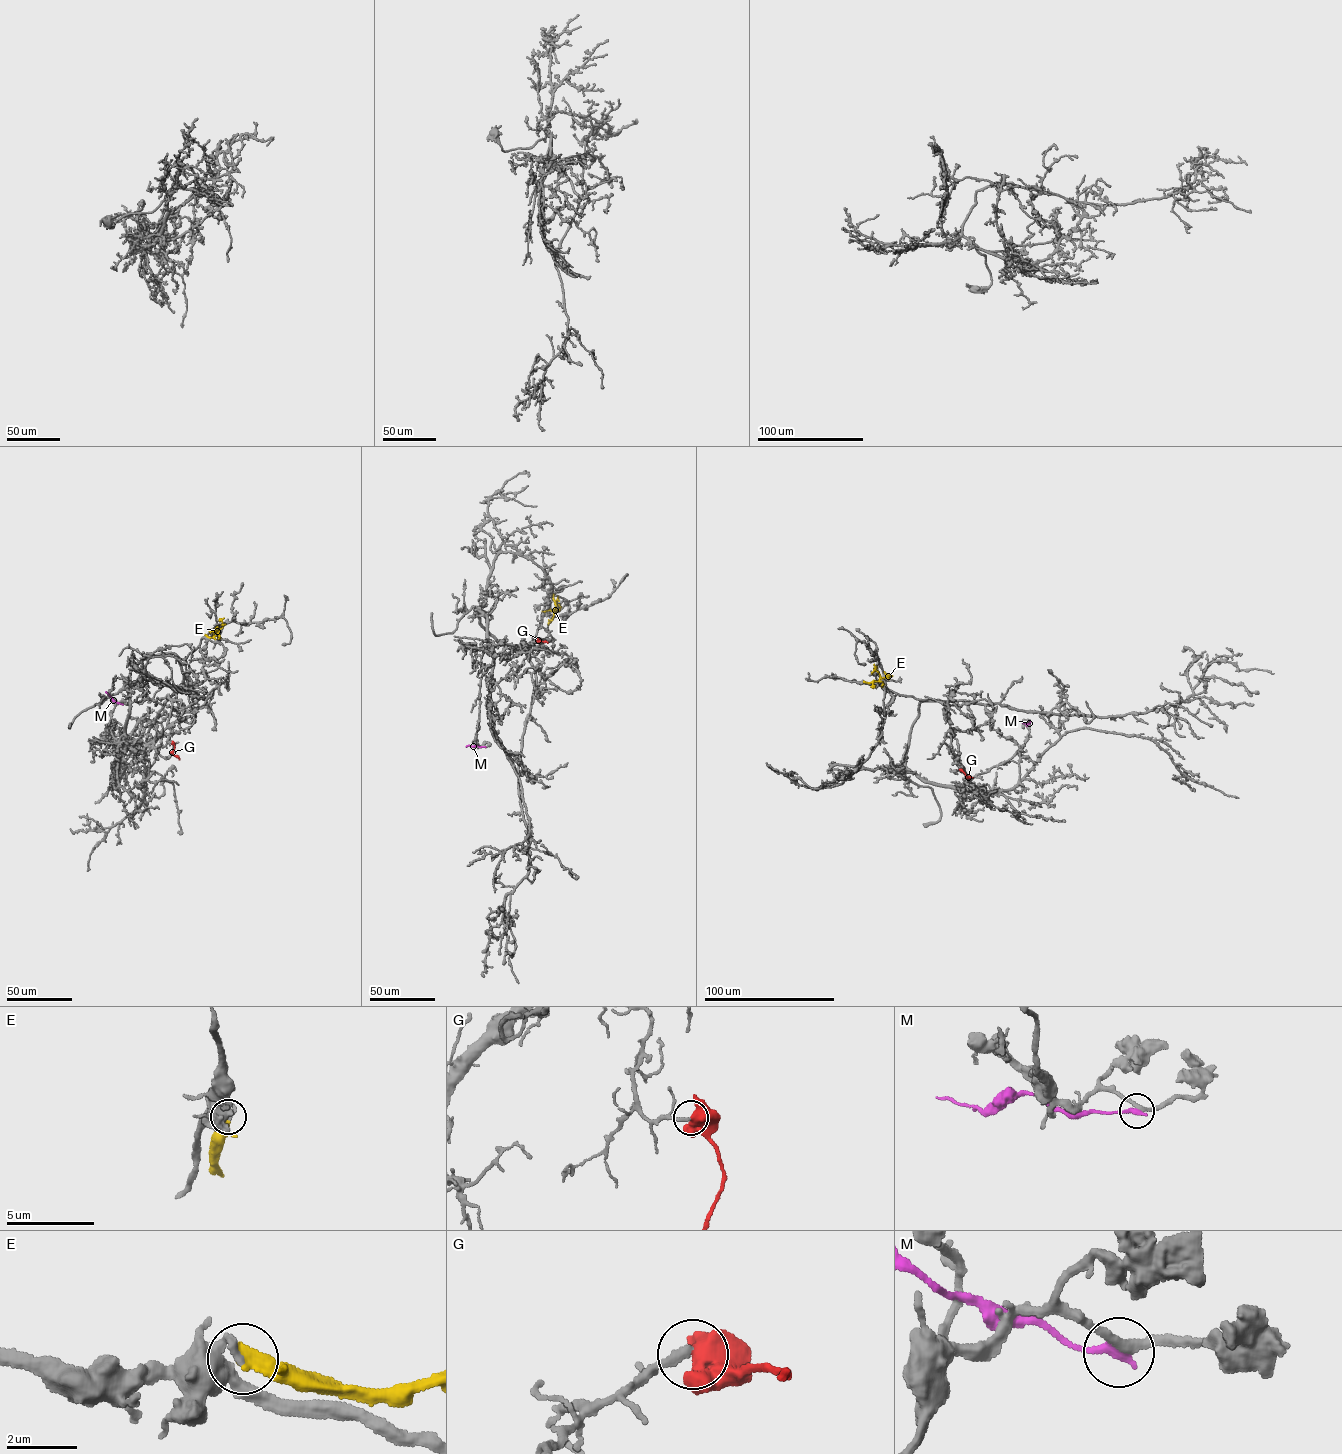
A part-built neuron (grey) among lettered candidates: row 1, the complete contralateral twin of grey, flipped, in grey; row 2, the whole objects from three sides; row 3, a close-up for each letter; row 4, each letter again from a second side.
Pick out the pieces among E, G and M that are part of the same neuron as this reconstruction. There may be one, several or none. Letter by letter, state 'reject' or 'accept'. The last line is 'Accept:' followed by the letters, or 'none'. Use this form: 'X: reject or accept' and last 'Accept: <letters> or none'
E: reject
G: accept
M: reject
Accept: G

